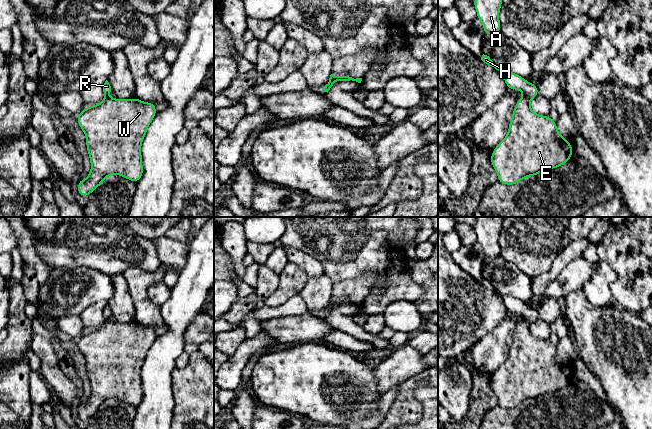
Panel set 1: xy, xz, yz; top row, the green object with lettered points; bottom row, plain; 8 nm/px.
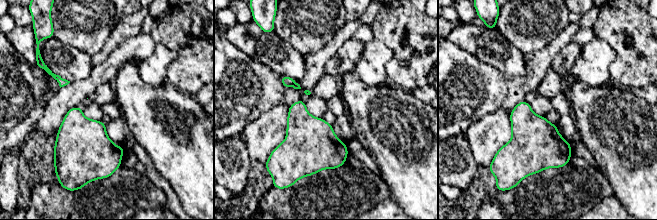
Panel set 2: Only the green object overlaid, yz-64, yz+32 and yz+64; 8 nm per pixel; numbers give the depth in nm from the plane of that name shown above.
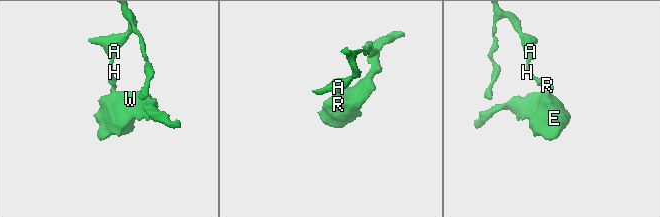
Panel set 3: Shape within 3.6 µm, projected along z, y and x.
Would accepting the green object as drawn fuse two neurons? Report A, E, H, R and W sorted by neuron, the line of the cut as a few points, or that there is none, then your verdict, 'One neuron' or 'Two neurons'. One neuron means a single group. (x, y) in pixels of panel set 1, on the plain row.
Groups: A H R / E W. Split along yz (524, 319), (529, 324). Two neurons

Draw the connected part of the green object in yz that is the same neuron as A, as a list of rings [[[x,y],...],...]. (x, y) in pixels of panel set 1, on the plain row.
[[[477,217],[473,228],[484,252],[484,258],[493,259],[501,256],[499,235],[503,224],[503,217]]]

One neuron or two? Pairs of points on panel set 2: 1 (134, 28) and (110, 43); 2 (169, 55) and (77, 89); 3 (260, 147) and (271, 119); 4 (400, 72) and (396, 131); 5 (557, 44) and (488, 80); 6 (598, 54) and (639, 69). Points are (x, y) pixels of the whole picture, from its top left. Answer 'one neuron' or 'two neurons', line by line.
1: one neuron
2: two neurons
3: one neuron
4: two neurons
5: two neurons
6: two neurons

